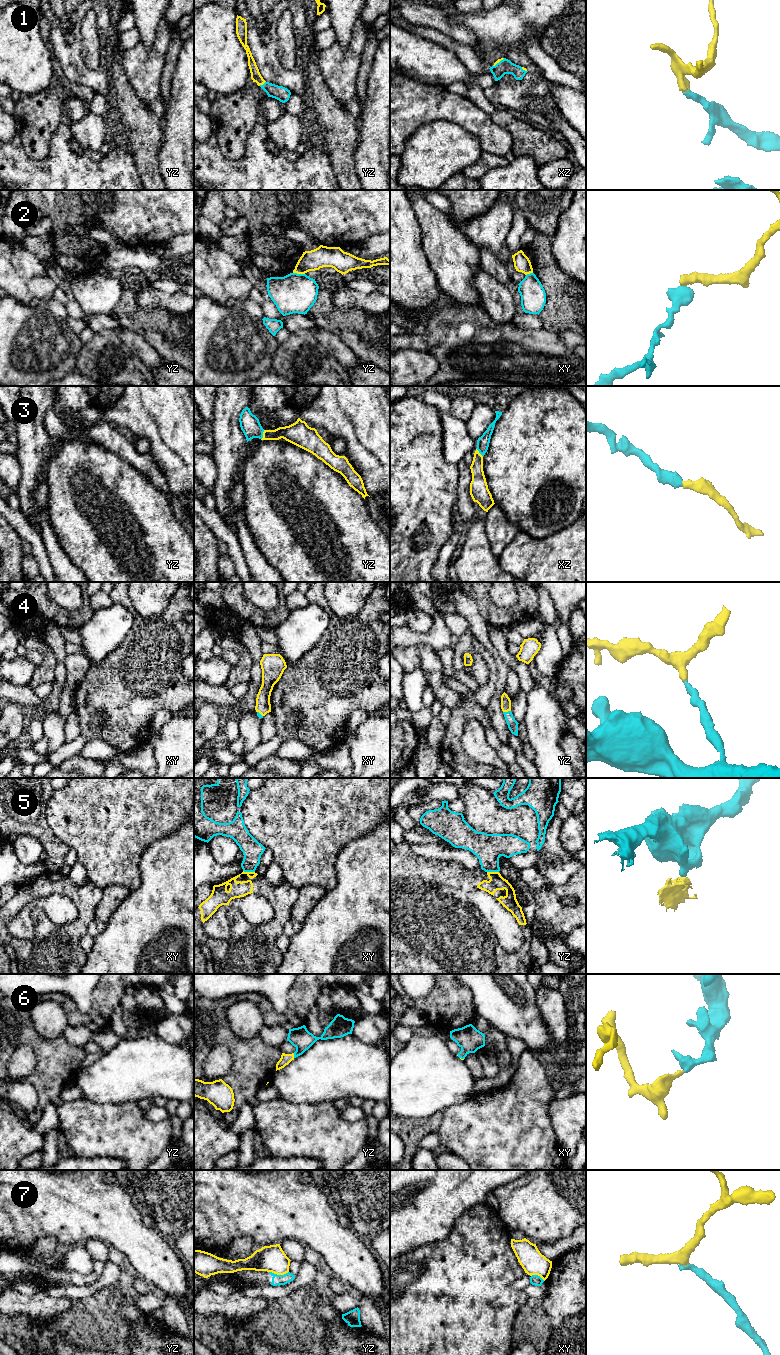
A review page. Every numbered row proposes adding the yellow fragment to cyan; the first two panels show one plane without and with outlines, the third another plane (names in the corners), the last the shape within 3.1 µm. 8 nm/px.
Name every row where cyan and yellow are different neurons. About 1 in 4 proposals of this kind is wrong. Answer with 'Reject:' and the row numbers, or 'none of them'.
Reject: 2, 5, 7

